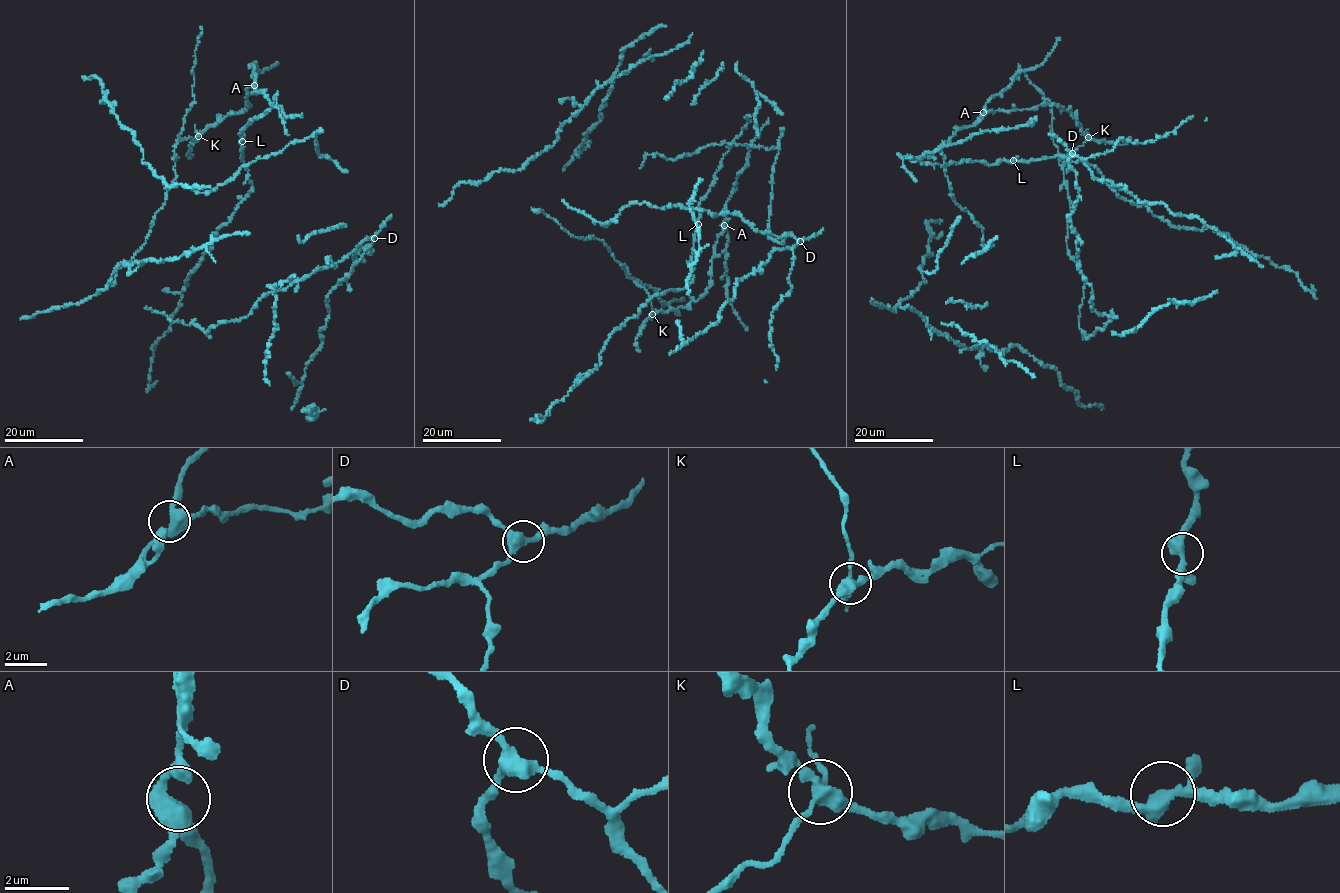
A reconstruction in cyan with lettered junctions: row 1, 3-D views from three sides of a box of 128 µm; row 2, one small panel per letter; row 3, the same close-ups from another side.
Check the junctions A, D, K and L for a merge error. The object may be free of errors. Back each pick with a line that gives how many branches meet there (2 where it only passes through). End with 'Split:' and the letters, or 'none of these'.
K: Branches: 4
Split: K

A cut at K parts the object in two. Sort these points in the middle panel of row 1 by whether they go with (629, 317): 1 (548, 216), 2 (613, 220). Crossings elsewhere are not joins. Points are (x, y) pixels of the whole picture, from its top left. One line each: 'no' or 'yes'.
1: no
2: yes

